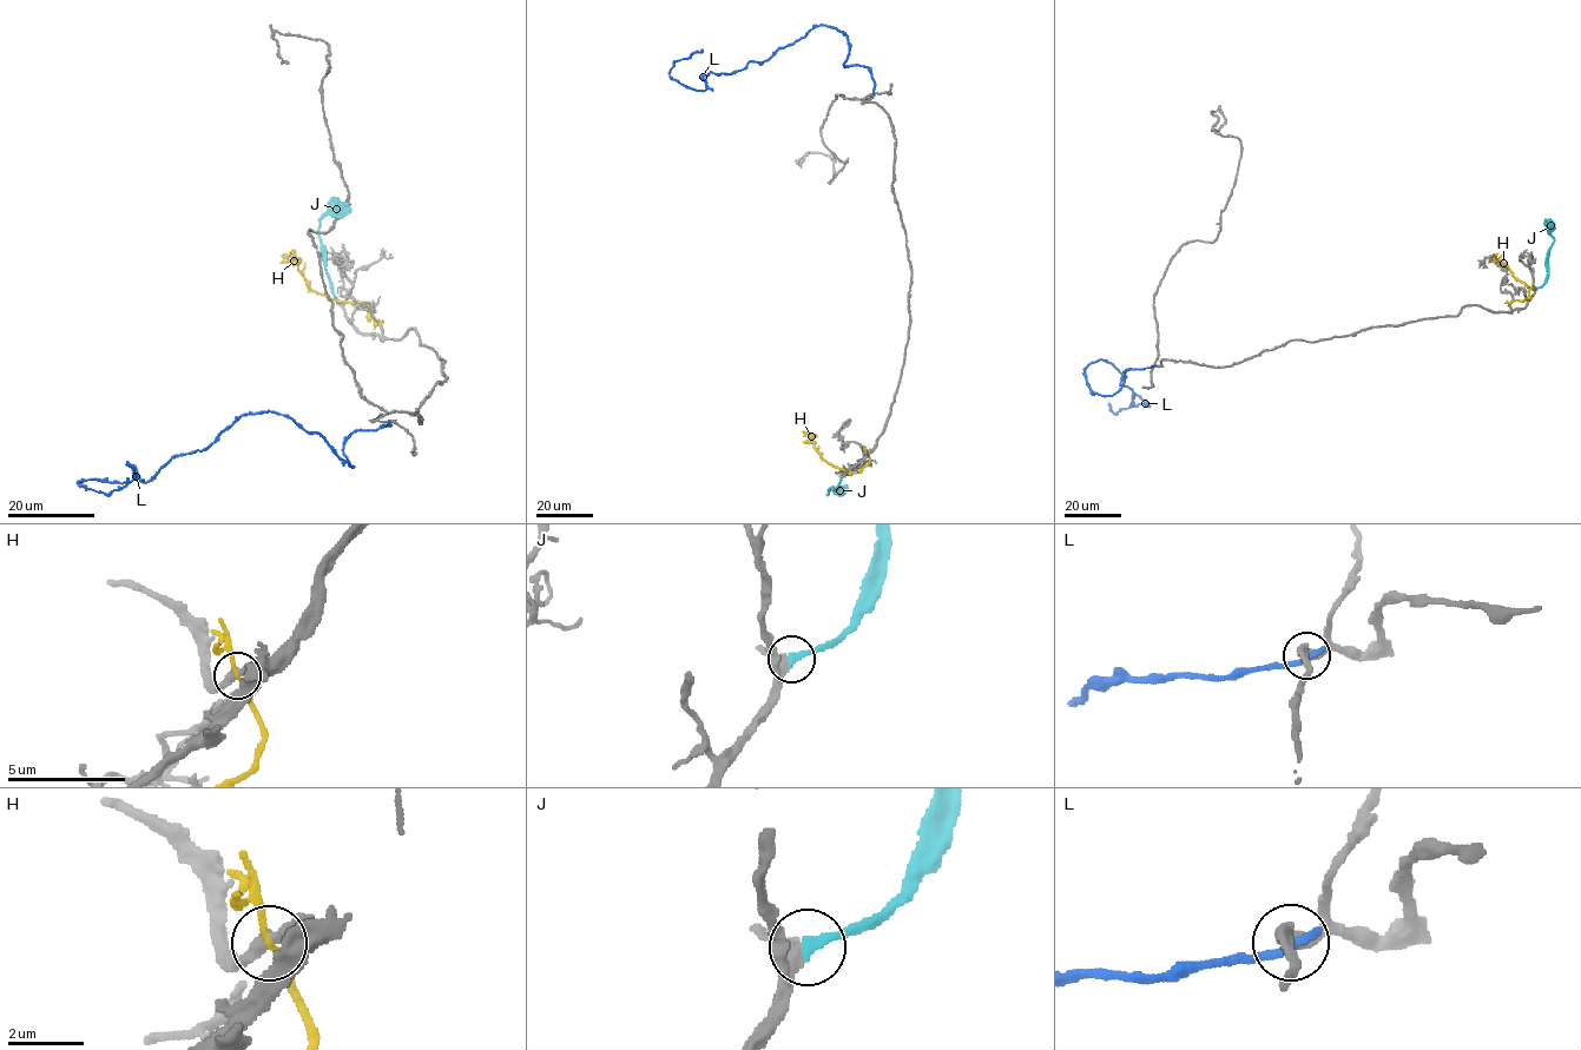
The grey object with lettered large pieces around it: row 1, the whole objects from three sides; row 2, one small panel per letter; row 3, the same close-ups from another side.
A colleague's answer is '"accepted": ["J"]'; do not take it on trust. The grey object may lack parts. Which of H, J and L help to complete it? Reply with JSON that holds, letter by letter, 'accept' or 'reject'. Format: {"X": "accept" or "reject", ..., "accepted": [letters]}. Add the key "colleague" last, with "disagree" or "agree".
{"H": "reject", "J": "accept", "L": "reject", "accepted": ["J"], "colleague": "agree"}

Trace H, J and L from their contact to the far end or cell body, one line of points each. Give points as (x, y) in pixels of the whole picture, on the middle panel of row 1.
H: (867, 453), (867, 464), (856, 471), (845, 471), (824, 460), (802, 431)
J: (841, 477), (828, 494), (830, 489), (847, 486)
L: (874, 93), (827, 26), (762, 64), (711, 72), (704, 91), (670, 76), (702, 50)

